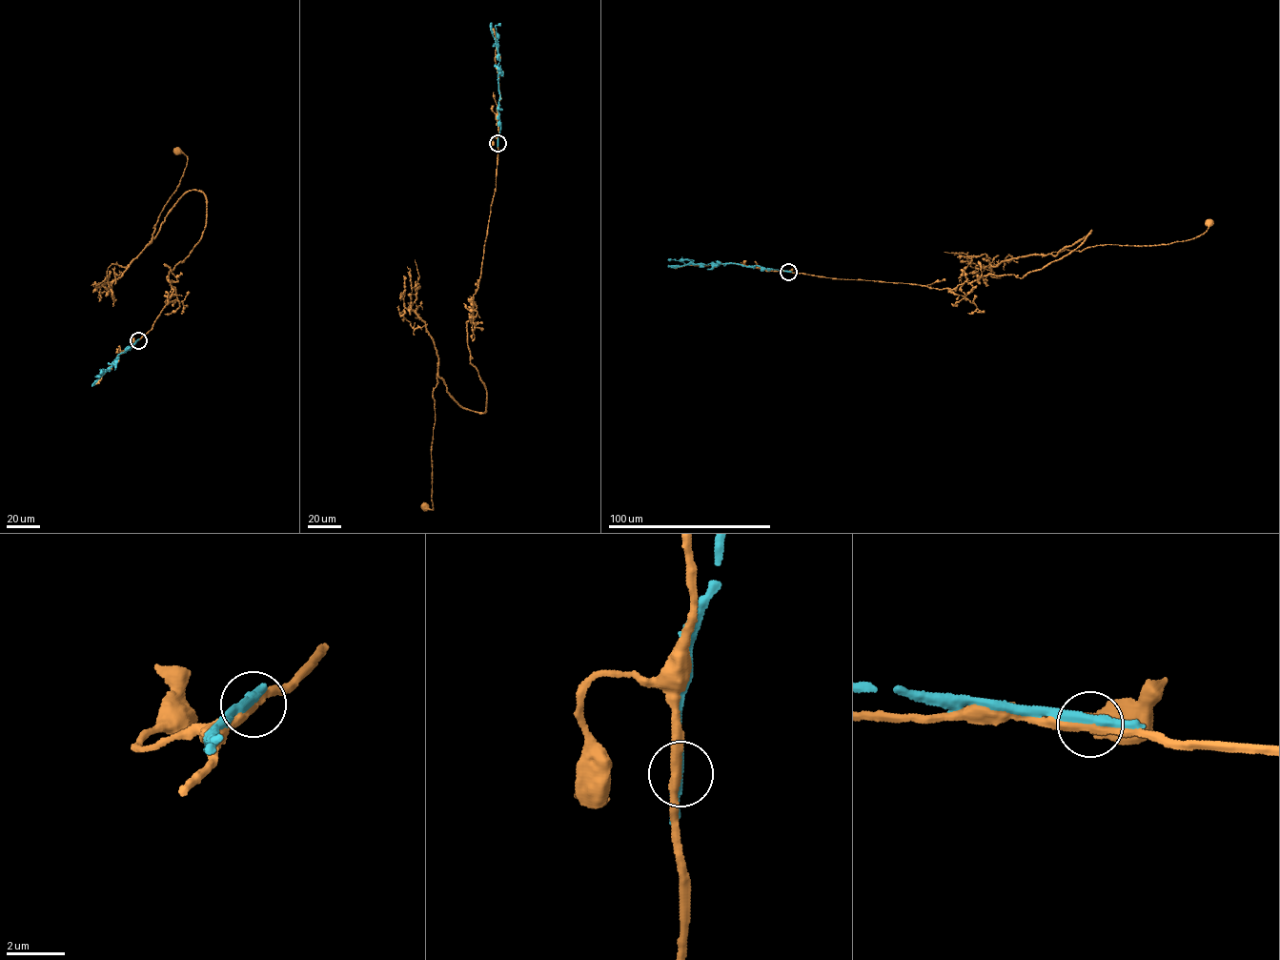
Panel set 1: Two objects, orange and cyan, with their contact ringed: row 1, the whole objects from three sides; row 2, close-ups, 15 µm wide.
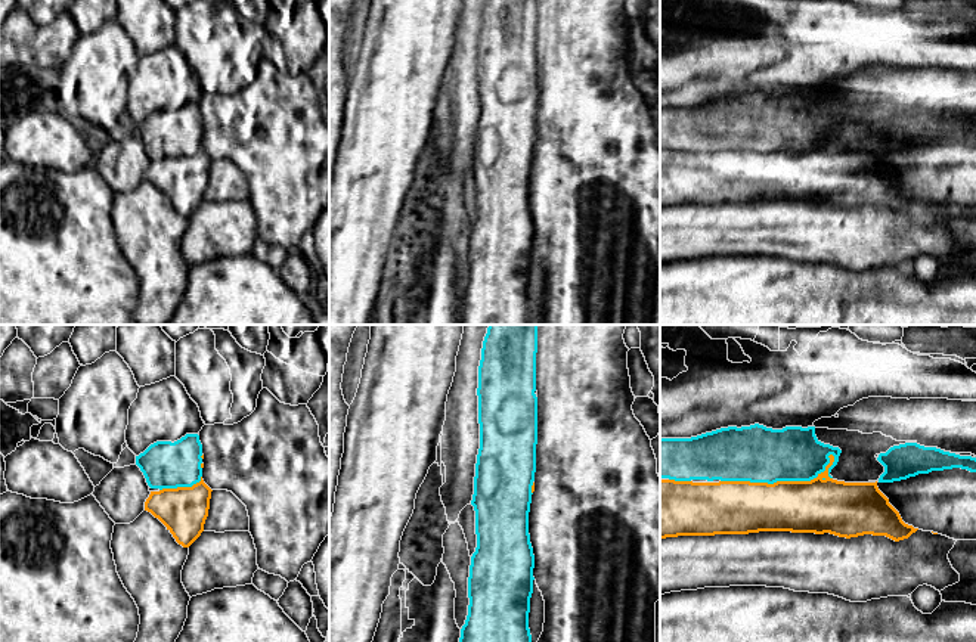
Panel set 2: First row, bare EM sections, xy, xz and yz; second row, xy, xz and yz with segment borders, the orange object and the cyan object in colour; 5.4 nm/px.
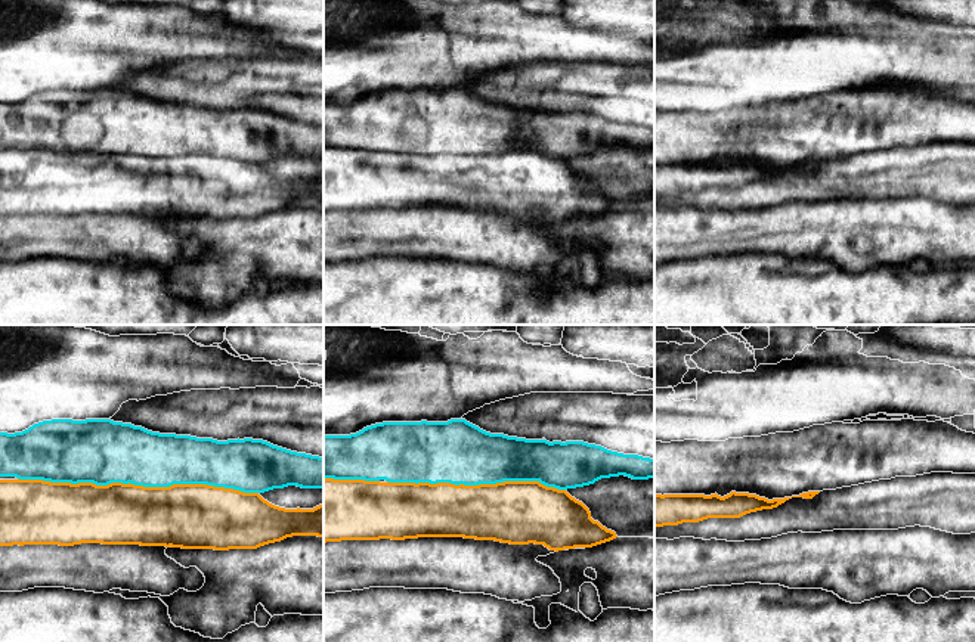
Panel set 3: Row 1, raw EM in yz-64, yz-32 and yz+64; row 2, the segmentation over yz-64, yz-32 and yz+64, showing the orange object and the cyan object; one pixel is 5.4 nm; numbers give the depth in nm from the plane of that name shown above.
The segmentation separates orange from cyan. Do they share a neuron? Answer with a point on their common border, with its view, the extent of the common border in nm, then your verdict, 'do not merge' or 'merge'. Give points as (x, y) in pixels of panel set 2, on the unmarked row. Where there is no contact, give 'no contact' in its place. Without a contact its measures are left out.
yz (780, 151) | 650 nm | do not merge

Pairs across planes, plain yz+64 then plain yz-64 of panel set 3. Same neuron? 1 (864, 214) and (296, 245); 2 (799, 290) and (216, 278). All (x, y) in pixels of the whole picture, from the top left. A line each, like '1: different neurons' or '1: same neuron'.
1: different neurons
2: different neurons

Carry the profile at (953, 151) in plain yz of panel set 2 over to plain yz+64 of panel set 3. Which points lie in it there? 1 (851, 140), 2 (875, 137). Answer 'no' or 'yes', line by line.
1: no
2: no

